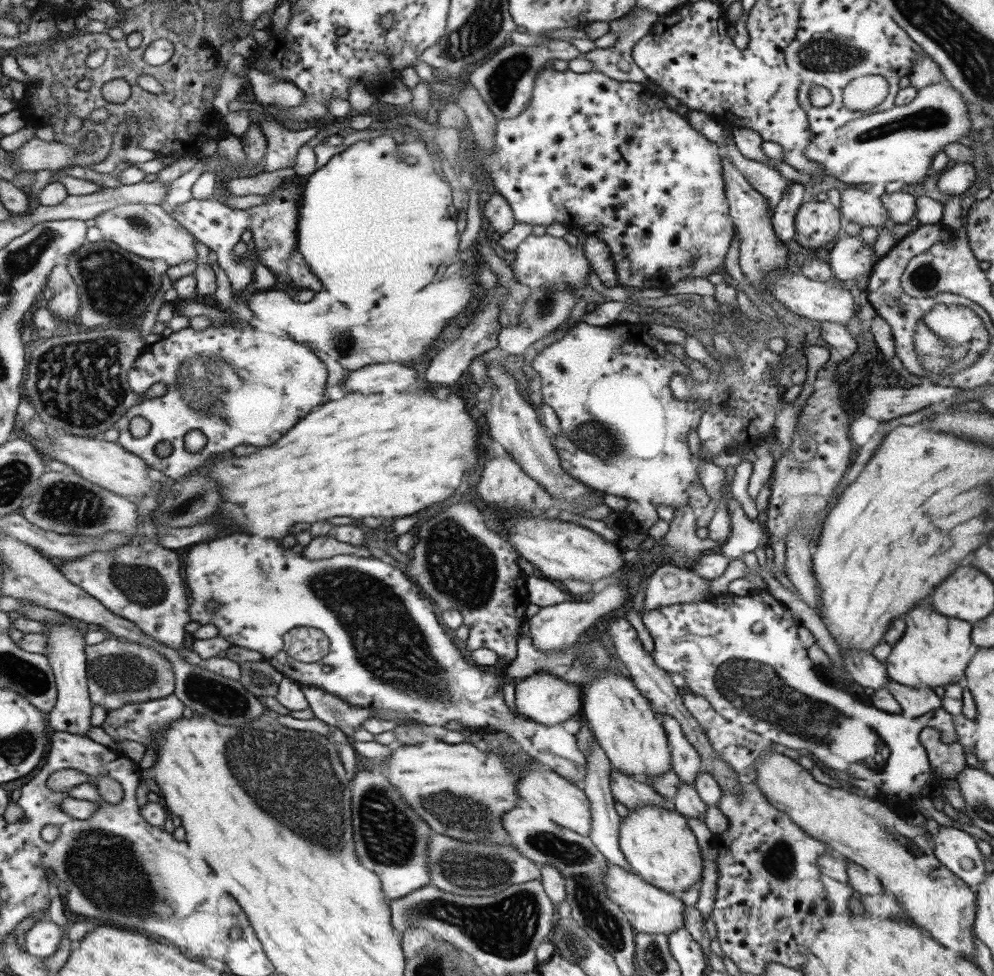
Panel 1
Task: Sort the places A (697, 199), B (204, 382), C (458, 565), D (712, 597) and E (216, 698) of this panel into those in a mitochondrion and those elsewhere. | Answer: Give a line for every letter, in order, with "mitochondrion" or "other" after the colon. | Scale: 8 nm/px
A: mitochondrion
B: mitochondrion
C: mitochondrion
D: other
E: mitochondrion

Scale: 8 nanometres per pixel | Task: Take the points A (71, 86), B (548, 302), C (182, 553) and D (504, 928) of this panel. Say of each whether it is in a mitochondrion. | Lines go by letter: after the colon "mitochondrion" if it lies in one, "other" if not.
A: other
B: mitochondrion
C: other
D: mitochondrion

